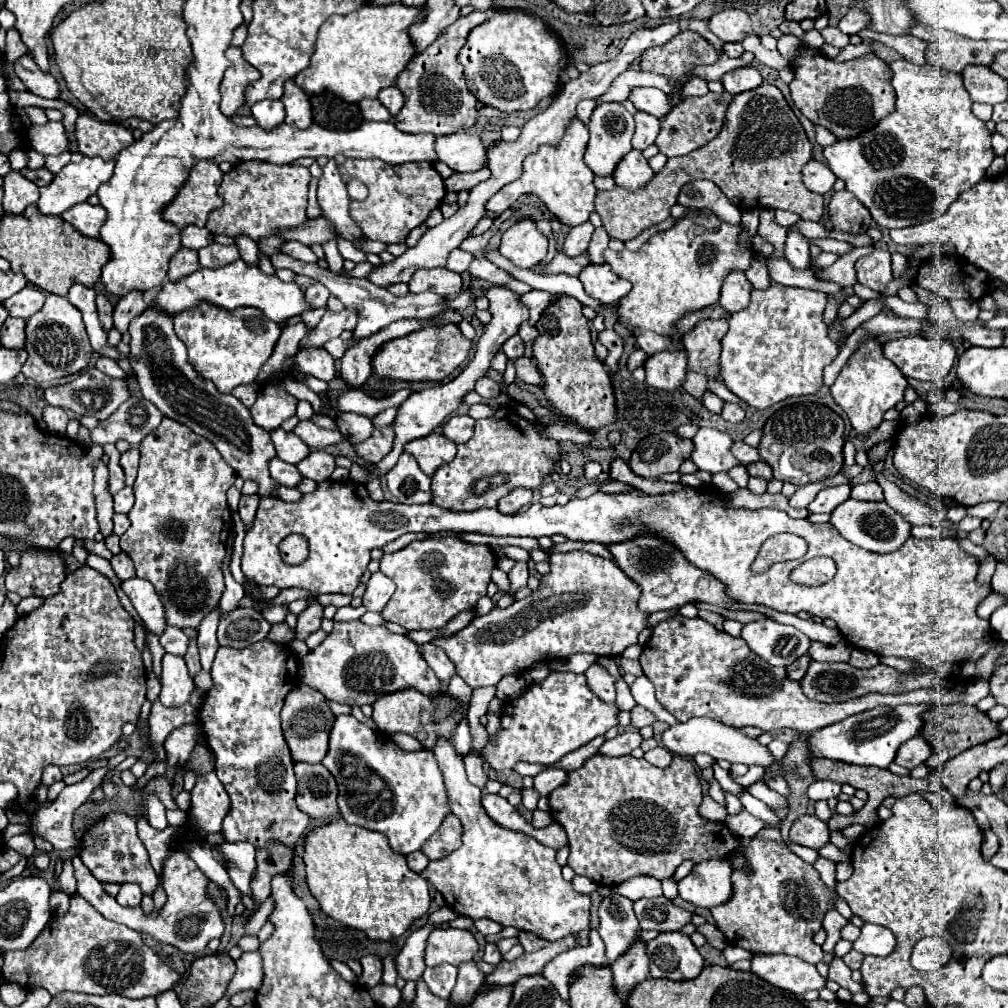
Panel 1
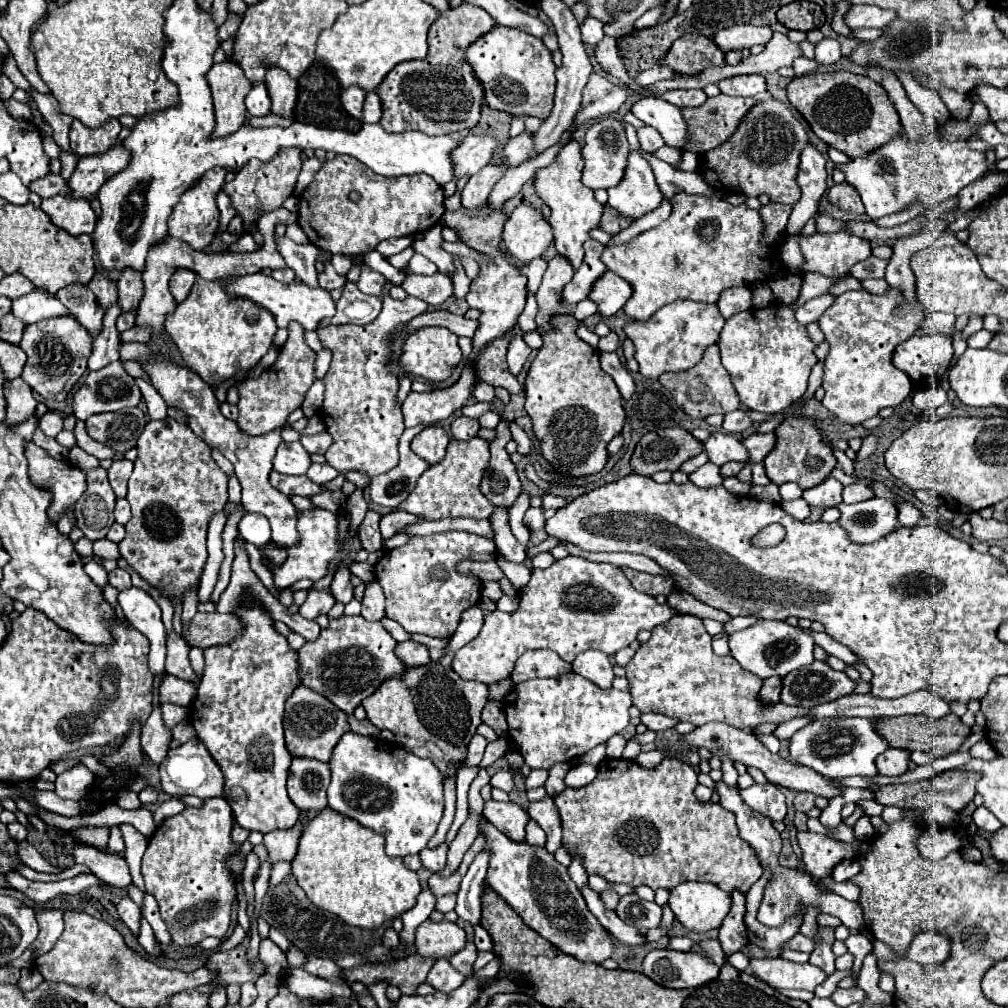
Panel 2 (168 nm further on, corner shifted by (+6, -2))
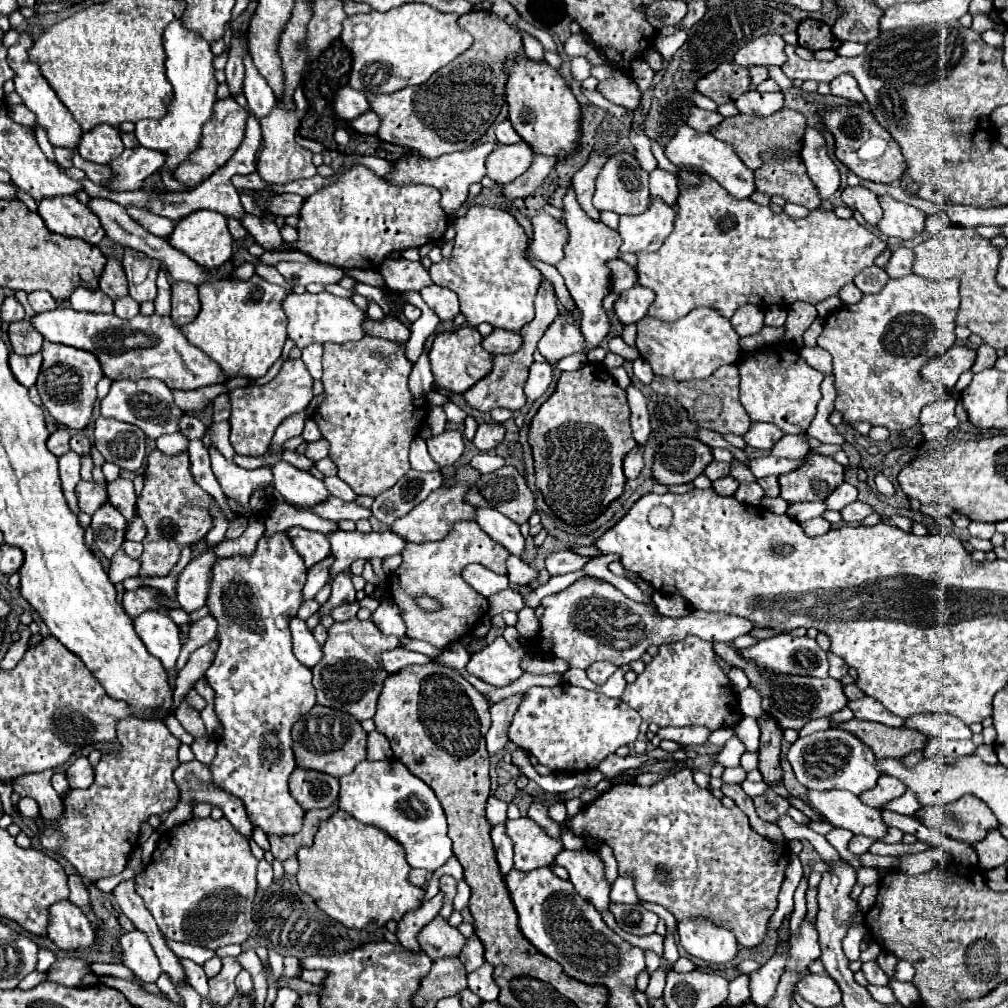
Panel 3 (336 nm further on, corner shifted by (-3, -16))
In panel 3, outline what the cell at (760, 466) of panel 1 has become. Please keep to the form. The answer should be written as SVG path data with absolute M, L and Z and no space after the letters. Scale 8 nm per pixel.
M726 476L726 478L720 478L720 480L712 482L712 490L720 496L734 496L736 488L738 488L738 482L732 476Z

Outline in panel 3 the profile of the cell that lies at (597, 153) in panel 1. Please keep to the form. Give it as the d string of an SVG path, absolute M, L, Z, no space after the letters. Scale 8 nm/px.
M626 152L610 156L596 178L596 192L594 192L596 208L616 212L618 216L622 216L622 214L636 216L644 210L648 210L648 202L650 202L650 198L648 198L648 174L638 166L638 160Z

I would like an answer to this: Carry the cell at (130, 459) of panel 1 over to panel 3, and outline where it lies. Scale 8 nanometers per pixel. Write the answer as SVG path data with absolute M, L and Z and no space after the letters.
M118 478L114 482L108 484L108 502L128 520L134 516L134 502L136 502L136 494L134 494L134 484L132 480L126 478Z

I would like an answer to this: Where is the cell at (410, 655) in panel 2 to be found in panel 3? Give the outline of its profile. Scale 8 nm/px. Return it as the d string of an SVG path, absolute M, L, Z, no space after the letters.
M392 648L392 650L384 652L384 656L382 656L382 668L388 674L394 674L410 664L428 664L428 662L430 662L428 656L412 652L408 648Z

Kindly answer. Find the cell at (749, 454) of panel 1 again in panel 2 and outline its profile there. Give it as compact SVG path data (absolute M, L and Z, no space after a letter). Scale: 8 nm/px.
M751 434L749 438L743 440L743 446L749 452L749 462L763 462L763 458L771 452L771 448L775 446L775 434Z

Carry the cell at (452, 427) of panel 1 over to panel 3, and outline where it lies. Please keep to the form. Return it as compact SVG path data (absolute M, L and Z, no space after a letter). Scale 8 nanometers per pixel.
M480 424L478 430L476 430L476 436L474 436L472 444L478 450L488 452L488 450L494 450L496 446L502 444L504 434L506 434L506 428L502 424Z

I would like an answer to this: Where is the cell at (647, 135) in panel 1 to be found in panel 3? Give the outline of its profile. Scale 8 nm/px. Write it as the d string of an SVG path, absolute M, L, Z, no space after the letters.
M656 168L650 174L650 198L664 200L668 206L676 206L678 200L678 184L676 178L672 178L670 172L664 172L662 168Z

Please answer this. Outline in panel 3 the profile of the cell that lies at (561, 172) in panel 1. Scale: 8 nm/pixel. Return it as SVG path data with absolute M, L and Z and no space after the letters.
M570 188L564 198L564 224L570 232L570 240L564 246L564 258L556 264L558 272L564 276L566 288L570 290L570 296L574 298L582 318L580 318L580 332L584 332L584 338L588 344L598 346L602 338L610 332L610 318L608 312L602 308L602 300L612 290L612 272L608 268L608 262L618 258L620 248L620 234L612 228L608 228L602 222L594 222L576 202L574 190Z

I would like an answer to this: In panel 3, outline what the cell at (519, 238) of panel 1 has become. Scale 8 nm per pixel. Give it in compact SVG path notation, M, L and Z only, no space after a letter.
M540 212L532 218L532 226L534 226L534 242L528 254L542 262L558 264L562 260L564 244L568 242L568 230L564 228L564 224L552 218L550 214Z

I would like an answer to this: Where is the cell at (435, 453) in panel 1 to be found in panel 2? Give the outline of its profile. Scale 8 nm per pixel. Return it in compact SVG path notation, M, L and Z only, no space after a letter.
M429 426L411 440L411 450L427 464L437 464L445 458L447 444L449 444L447 432L439 426Z

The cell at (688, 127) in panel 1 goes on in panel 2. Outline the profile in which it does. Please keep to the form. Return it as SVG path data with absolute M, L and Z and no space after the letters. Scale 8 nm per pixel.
M719 94L709 98L703 106L681 108L687 130L691 130L691 142L687 142L683 152L703 154L713 146L723 144L755 102L755 98L731 98Z

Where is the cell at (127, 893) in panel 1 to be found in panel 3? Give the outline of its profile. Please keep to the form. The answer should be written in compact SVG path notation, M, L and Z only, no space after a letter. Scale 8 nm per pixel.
M134 930L134 932L122 934L120 948L122 948L122 964L128 970L132 970L136 980L140 980L142 984L158 980L158 976L162 974L162 968L144 932Z

